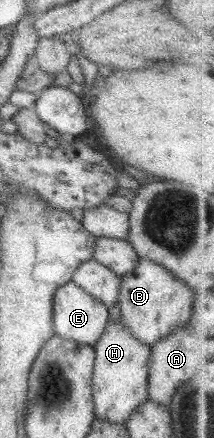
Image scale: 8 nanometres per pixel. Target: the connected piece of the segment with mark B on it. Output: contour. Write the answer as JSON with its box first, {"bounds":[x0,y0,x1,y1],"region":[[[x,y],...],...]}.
{"bounds":[117,257,193,345],"region":[[[138,257],[133,271],[120,276],[117,305],[121,323],[129,329],[129,333],[133,333],[137,341],[153,345],[161,337],[187,325],[193,307],[193,296],[193,291],[185,287],[177,277],[173,277],[173,273],[153,261]]]}

